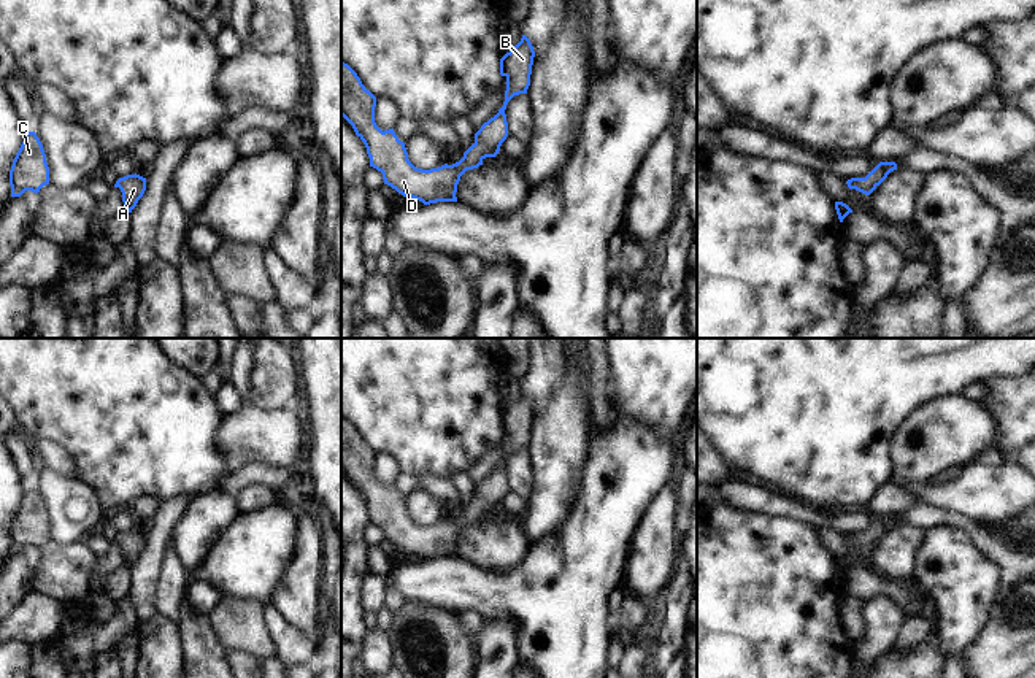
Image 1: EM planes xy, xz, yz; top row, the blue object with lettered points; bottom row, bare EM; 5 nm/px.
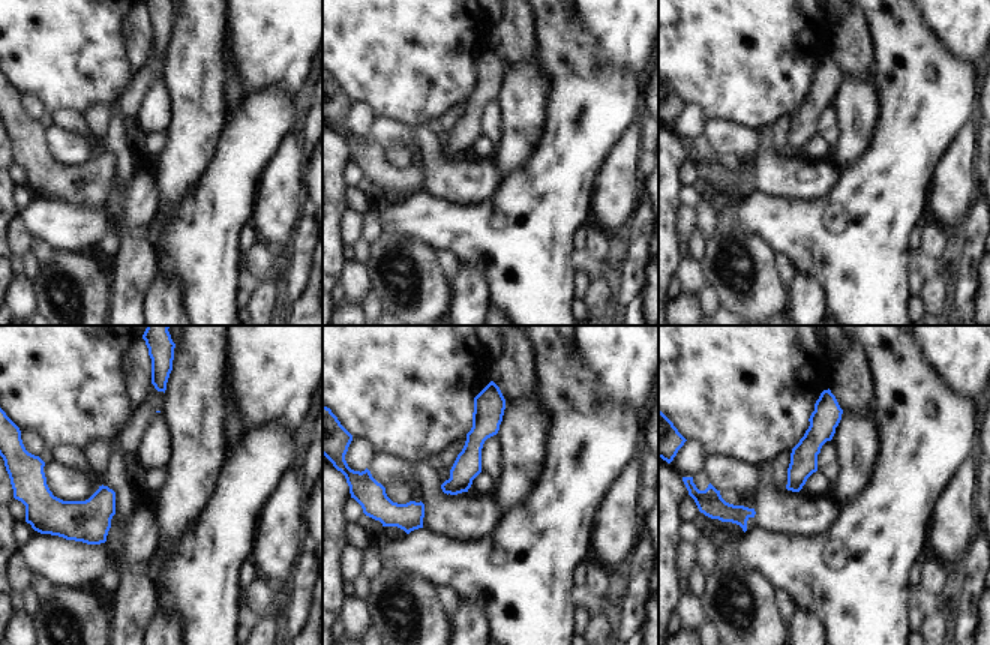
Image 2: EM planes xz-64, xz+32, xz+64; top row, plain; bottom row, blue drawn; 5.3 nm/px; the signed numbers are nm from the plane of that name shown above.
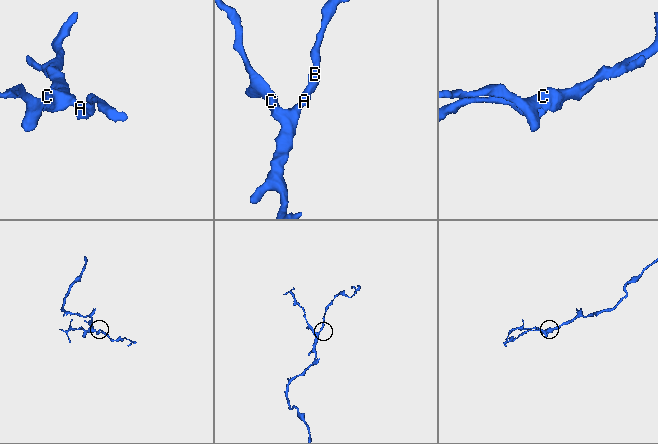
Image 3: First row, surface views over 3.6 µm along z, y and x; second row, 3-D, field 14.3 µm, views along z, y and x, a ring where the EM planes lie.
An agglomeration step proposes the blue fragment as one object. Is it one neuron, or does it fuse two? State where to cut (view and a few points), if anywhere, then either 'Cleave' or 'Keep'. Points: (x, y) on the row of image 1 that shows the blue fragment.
No split. Keep.

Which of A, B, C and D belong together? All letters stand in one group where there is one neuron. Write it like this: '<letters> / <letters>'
A B C D

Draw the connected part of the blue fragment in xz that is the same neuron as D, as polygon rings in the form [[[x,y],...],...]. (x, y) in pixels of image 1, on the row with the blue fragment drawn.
[[[530,40],[521,41],[500,59],[500,75],[506,78],[505,102],[498,113],[475,133],[475,143],[464,157],[452,165],[422,170],[410,159],[405,143],[394,129],[381,130],[375,122],[376,97],[365,89],[357,73],[341,62],[341,116],[352,125],[364,141],[370,167],[383,173],[384,184],[403,197],[411,197],[424,205],[437,202],[457,202],[456,192],[460,176],[467,170],[483,165],[486,157],[495,157],[508,137],[506,105],[519,94],[527,94],[535,51]]]

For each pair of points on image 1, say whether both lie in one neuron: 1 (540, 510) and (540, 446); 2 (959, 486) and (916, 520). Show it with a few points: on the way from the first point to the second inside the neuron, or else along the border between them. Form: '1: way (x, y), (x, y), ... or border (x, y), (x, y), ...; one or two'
1: way (543, 494), (543, 462); one
2: border (919, 500), (961, 513), (965, 518); two

